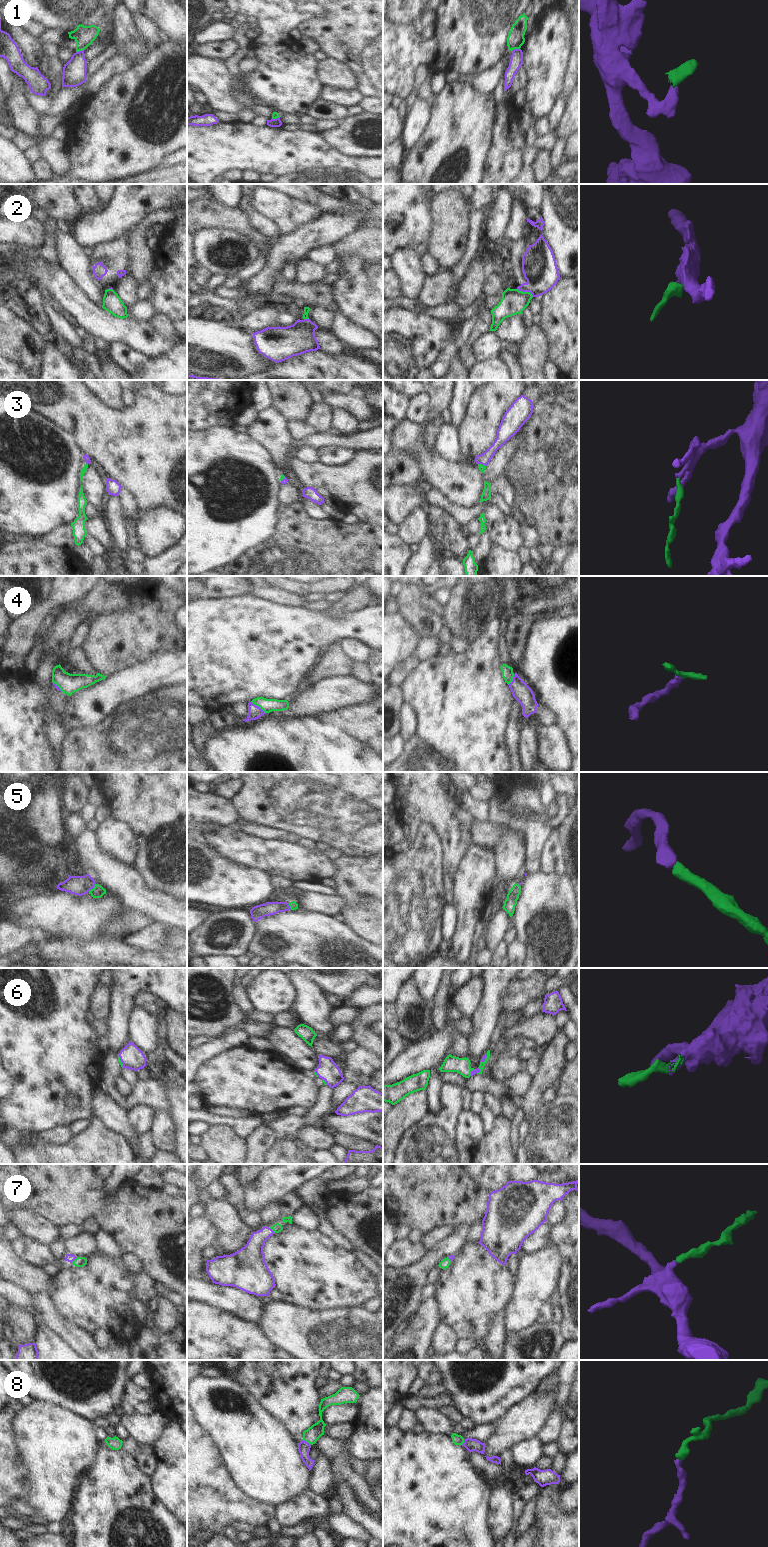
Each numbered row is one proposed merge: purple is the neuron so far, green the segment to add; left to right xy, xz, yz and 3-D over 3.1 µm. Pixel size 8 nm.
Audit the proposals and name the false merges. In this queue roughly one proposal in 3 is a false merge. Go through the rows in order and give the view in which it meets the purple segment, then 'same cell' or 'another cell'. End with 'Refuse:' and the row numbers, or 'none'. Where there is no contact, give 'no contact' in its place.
1: meets purple in yz; another cell
2: meets purple in yz; another cell
3: meets purple in yz; same cell
4: meets purple in xz; same cell
5: meets purple in xy; same cell
6: meets purple in xy; same cell
7: meets purple in xy; same cell
8: meets purple in xz; same cell
Refuse: 1, 2

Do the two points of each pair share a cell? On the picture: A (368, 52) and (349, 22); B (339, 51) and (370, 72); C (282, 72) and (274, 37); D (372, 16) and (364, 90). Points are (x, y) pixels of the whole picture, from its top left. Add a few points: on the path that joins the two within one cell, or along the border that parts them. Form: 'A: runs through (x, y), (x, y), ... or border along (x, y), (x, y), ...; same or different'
A: runs through (361, 45), (351, 35), (351, 29); same
B: runs through (347, 51), (350, 51), (362, 64); same
C: runs through (282, 63), (274, 46); same
D: runs through (364, 34), (364, 72); same

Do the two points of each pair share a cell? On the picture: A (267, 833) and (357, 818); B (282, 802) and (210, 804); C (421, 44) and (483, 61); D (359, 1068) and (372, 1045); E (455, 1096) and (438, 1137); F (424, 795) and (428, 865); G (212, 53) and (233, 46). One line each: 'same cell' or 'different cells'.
A: different cells
B: different cells
C: same cell
D: different cells
E: same cell
F: different cells
G: same cell

